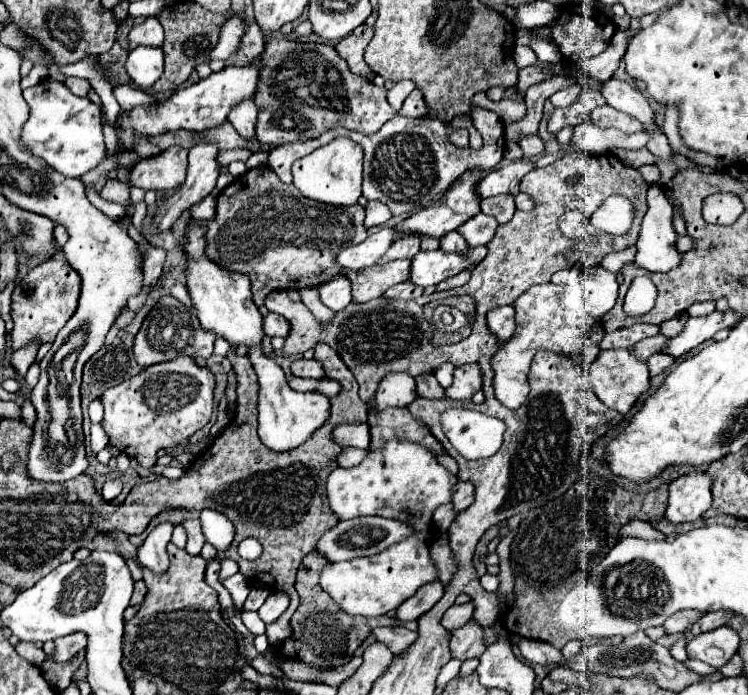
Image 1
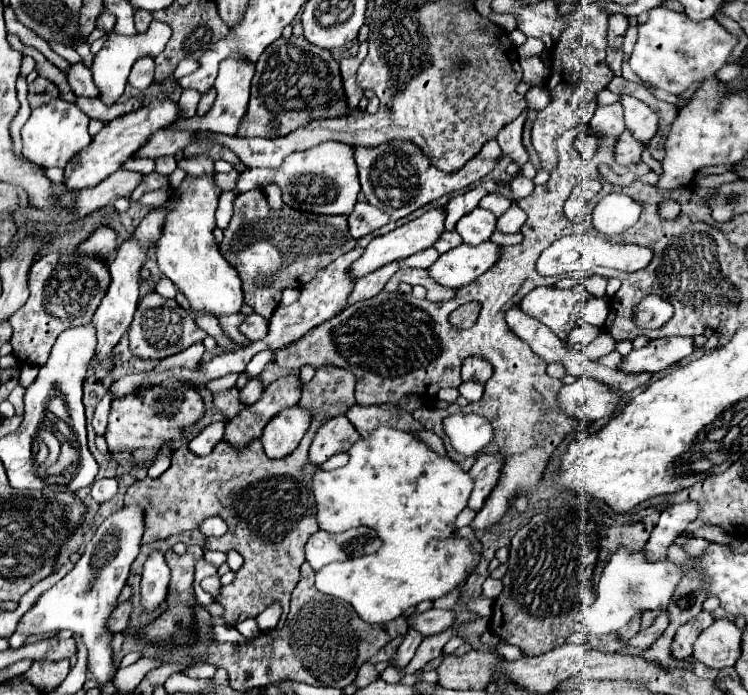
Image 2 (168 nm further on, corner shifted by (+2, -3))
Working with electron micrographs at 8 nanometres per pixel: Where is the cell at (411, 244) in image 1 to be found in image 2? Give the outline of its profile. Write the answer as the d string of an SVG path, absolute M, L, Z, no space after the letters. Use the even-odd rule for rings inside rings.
M394 261L394 263L388 263L386 267L380 267L378 271L374 271L374 275L366 275L366 277L358 279L354 283L354 289L352 289L346 305L342 309L350 307L350 305L354 305L358 301L364 301L364 299L370 299L370 297L378 295L384 289L384 285L388 283L388 279L398 271L398 267L400 267L398 261Z

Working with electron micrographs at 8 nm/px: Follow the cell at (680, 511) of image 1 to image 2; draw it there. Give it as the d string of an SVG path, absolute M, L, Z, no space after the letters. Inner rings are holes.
M680 503L674 507L666 507L644 547L646 559L664 561L668 557L668 547L676 541L676 537L680 537L686 531L688 523L692 523L696 517L698 517L696 503Z

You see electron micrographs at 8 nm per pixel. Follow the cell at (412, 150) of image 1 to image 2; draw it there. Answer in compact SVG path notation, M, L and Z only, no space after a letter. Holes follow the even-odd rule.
M496 141L486 143L486 147L476 155L466 167L462 167L456 173L440 173L436 167L430 165L426 155L418 151L412 143L384 143L382 147L374 147L374 151L358 151L356 149L356 161L358 161L358 173L360 173L360 185L370 205L382 209L390 215L390 221L398 221L412 211L428 205L430 201L436 201L448 193L460 191L468 187L470 183L480 181L486 177L502 157L502 151Z

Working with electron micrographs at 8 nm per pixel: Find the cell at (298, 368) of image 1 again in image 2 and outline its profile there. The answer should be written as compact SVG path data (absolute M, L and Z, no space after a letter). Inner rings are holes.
M294 375L274 381L254 405L246 405L234 419L226 423L224 439L238 449L248 447L254 439L260 439L266 423L272 417L298 403L302 393L298 381L300 379Z

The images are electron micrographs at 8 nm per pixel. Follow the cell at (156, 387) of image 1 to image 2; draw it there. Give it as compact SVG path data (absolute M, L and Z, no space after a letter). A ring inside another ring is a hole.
M154 387L154 391L146 391L146 395L126 395L126 399L116 399L110 409L108 417L108 429L106 429L106 441L110 453L122 453L122 451L134 451L134 457L138 457L138 463L144 465L148 459L154 459L158 449L168 443L180 443L182 431L194 425L204 415L204 401L194 387Z

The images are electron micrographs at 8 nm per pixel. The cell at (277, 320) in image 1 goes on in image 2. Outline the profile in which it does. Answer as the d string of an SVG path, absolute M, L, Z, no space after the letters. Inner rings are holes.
M252 313L248 315L242 325L240 325L240 331L242 335L246 335L250 341L256 341L256 339L262 339L262 335L266 335L266 327L268 327L268 321L262 319L258 313Z

